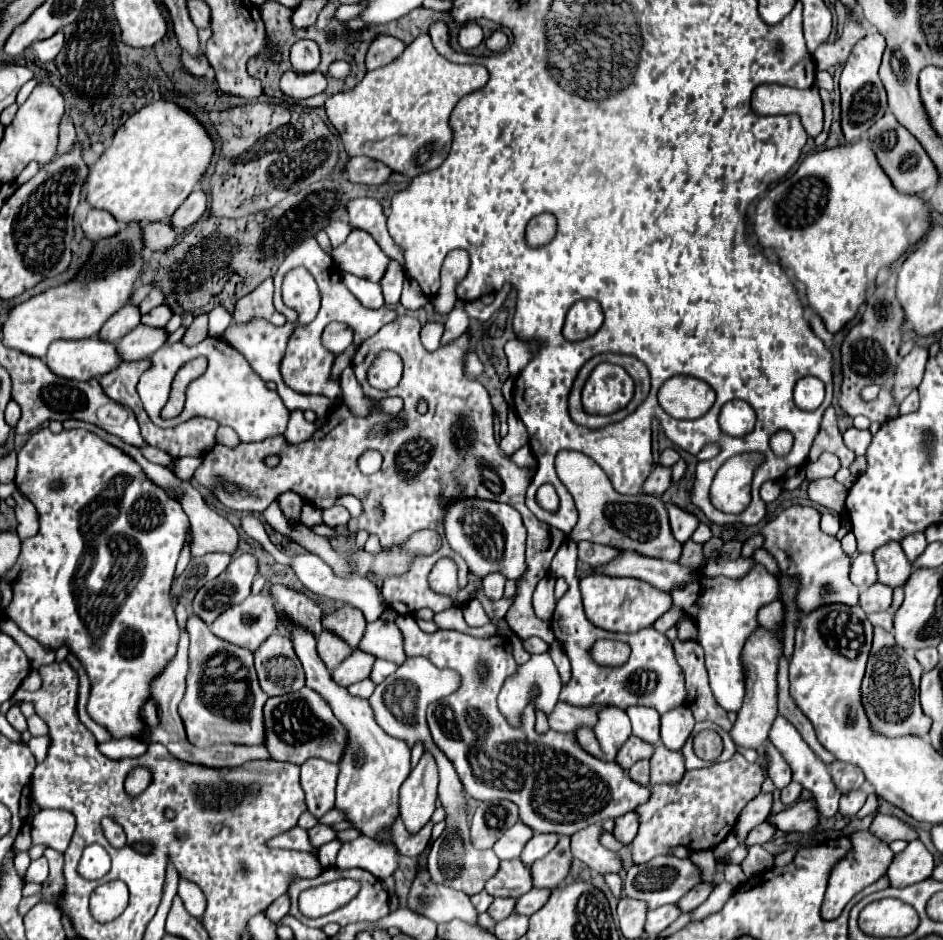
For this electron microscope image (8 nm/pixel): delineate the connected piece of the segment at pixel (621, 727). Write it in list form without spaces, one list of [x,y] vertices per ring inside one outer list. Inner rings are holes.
[[[605,707],[599,713],[599,721],[593,727],[601,751],[605,753],[607,761],[613,761],[617,751],[623,747],[623,743],[627,741],[627,737],[631,735],[631,723],[629,717],[623,709],[619,707]]]

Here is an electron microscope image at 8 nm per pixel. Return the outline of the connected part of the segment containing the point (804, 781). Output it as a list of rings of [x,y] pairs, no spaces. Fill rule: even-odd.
[[[779,715],[779,717],[775,719],[771,731],[769,731],[769,739],[771,739],[771,743],[783,753],[785,761],[789,763],[789,767],[791,767],[791,771],[793,771],[793,781],[801,783],[805,789],[809,789],[809,791],[813,793],[819,813],[821,813],[823,817],[835,815],[835,813],[837,813],[837,803],[839,803],[841,793],[837,791],[837,787],[835,787],[835,783],[833,783],[833,779],[831,779],[831,775],[829,775],[827,765],[809,749],[809,745],[801,739],[801,735],[797,733],[797,729],[795,729],[785,717]]]

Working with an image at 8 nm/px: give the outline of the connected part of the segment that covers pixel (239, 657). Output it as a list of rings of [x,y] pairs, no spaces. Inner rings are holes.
[[[197,615],[187,619],[191,639],[187,691],[179,703],[178,712],[183,721],[187,739],[196,746],[219,741],[241,741],[249,745],[263,743],[263,703],[267,693],[259,687],[253,653],[233,643],[227,643],[211,633],[207,623]]]

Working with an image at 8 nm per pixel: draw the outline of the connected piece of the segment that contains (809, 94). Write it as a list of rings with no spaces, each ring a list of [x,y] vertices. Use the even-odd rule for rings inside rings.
[[[759,85],[751,95],[751,107],[759,115],[779,115],[779,113],[795,113],[801,117],[801,123],[809,137],[817,137],[823,131],[823,105],[817,87],[809,89],[793,89],[785,85]]]

